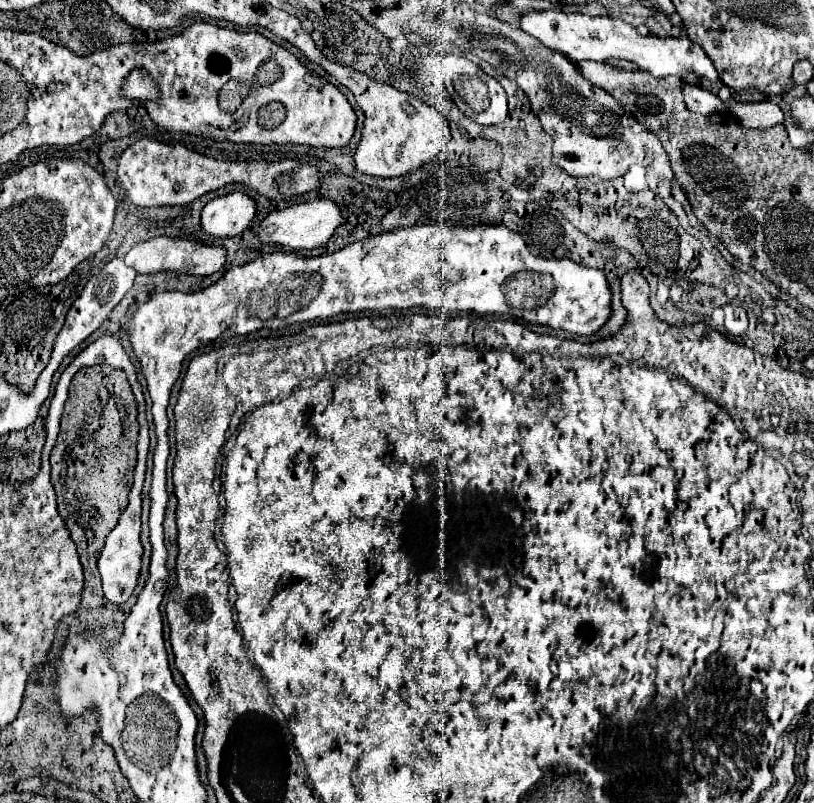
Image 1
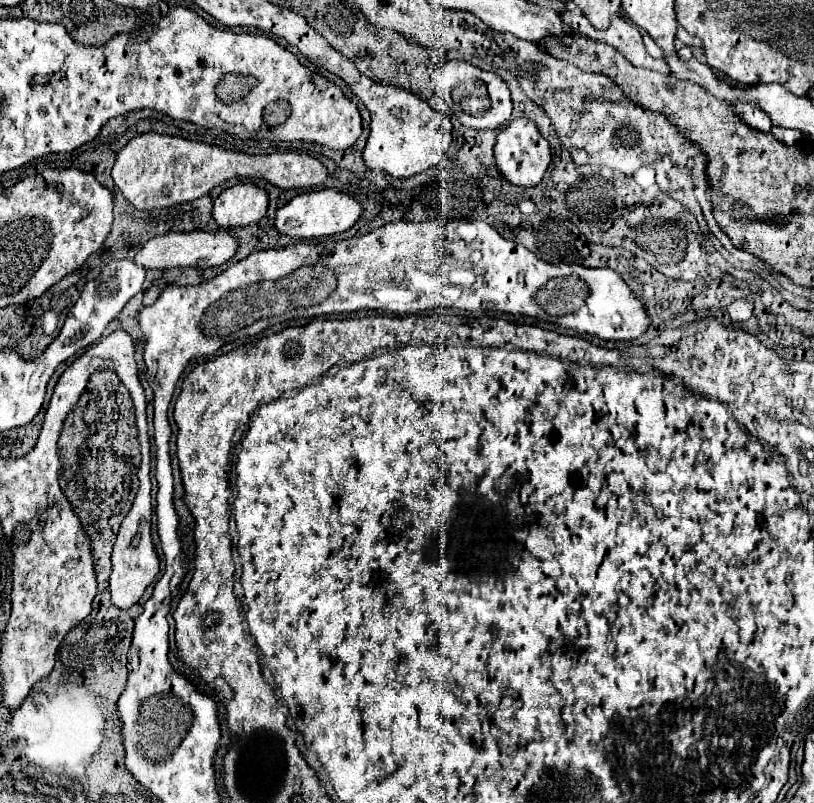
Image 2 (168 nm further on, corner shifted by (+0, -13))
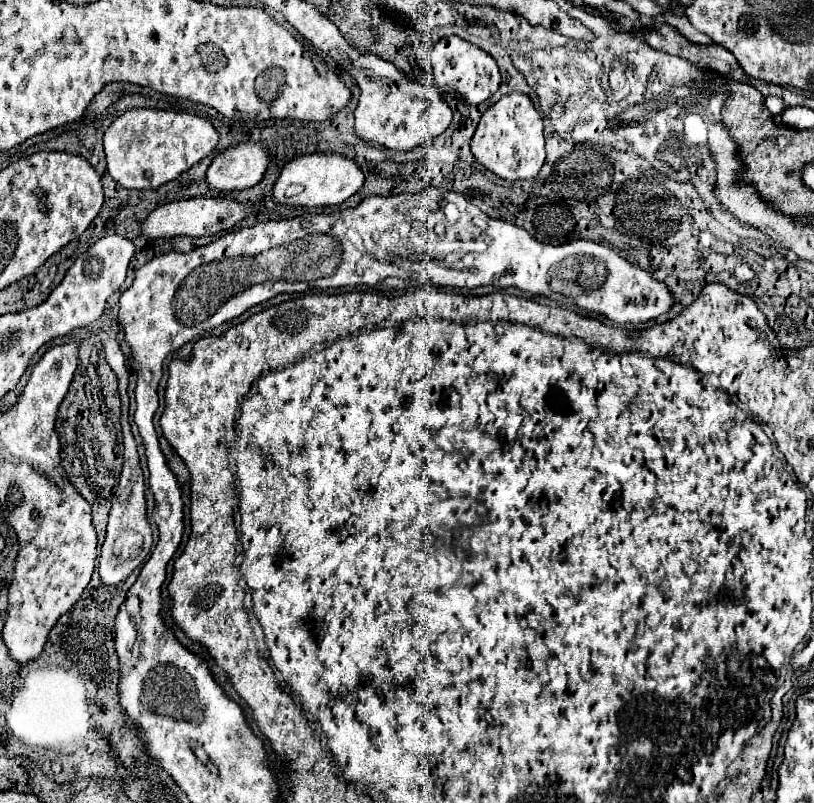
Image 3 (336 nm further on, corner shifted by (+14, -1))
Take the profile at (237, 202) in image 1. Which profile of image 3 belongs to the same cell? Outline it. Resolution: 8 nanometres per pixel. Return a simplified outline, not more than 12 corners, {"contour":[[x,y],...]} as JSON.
{"contour":[[265,144],[219,152],[207,184],[219,192],[255,186],[269,164]]}

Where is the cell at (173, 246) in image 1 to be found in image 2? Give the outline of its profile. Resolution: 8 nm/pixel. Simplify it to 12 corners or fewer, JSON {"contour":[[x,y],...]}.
{"contour":[[171,232],[133,258],[145,270],[217,268],[237,250],[227,232]]}

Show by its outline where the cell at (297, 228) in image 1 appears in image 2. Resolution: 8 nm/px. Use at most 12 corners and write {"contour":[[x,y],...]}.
{"contour":[[339,190],[299,194],[275,228],[313,242],[349,230],[361,204]]}

